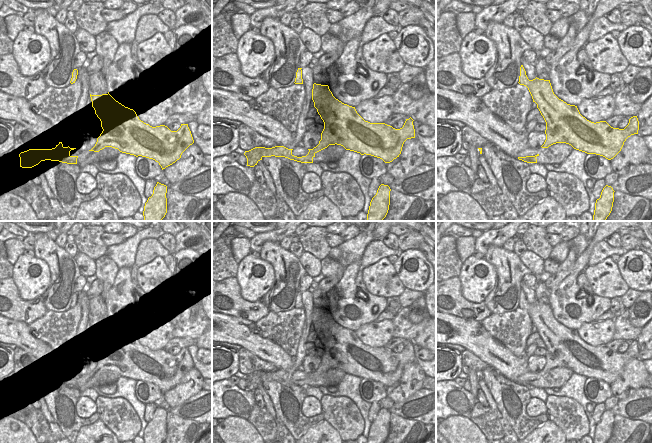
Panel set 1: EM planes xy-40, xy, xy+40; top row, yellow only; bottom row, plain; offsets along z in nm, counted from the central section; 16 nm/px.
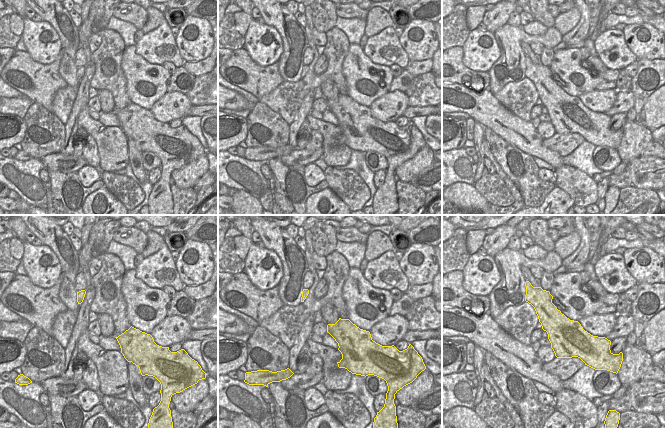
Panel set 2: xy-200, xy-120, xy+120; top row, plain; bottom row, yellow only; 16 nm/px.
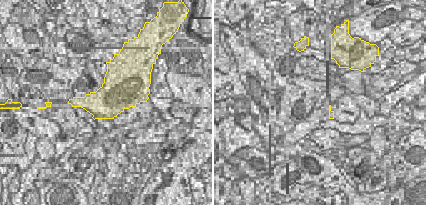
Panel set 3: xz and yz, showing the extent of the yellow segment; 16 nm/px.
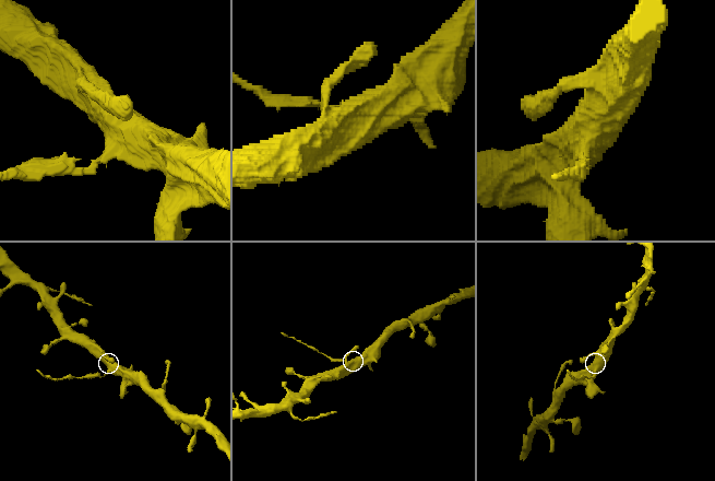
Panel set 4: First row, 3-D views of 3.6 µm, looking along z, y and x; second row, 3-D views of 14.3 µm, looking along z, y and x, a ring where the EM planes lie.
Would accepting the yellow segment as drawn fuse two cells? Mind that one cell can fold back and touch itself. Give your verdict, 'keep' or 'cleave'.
cleave

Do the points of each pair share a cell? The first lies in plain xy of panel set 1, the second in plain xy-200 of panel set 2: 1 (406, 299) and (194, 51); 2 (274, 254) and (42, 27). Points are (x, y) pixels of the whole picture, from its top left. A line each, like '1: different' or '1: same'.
1: different
2: different

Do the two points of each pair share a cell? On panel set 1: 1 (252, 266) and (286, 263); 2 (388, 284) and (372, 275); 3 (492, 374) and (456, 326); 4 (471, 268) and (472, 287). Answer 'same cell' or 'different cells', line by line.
1: different cells
2: same cell
3: different cells
4: same cell

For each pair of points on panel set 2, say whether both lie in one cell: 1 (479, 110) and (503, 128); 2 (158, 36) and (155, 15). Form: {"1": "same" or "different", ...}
{"1": "same", "2": "different"}

